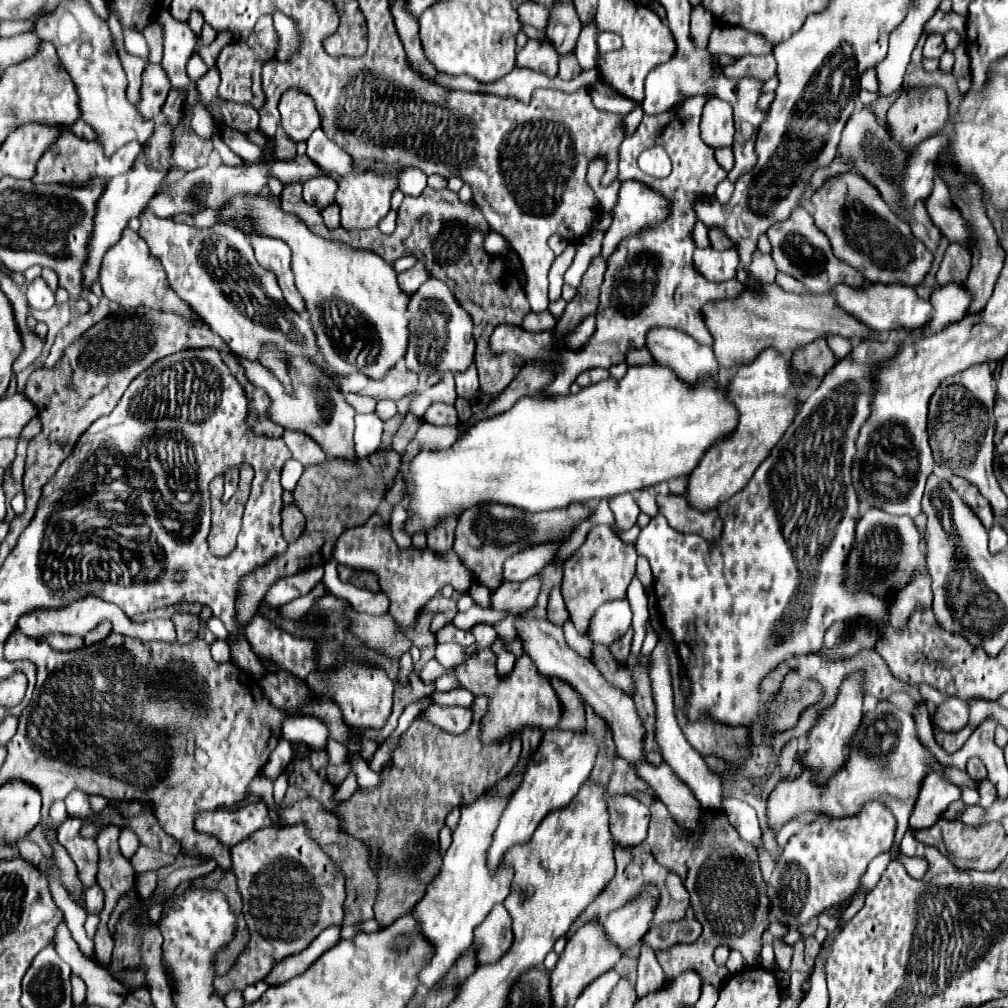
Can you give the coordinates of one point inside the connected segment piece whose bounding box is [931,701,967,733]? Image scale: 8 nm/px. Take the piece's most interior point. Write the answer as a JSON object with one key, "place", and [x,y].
{"place":[958,718]}

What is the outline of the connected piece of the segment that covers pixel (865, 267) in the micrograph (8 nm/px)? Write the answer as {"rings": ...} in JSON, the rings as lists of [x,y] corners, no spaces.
{"rings":[[[843,173],[829,179],[813,193],[815,225],[829,237],[833,255],[855,267],[871,283],[903,283],[909,287],[921,285],[931,269],[933,255],[913,237],[909,225],[891,211],[881,199],[875,185],[857,173]]]}

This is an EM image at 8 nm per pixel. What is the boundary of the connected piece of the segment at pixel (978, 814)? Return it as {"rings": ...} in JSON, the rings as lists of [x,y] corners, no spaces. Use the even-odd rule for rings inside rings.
{"rings":[[[968,805],[961,813],[959,821],[966,825],[976,825],[983,817],[985,810],[980,805]]]}

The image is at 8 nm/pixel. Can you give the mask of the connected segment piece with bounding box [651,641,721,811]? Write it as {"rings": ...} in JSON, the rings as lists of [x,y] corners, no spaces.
{"rings":[[[659,641],[653,651],[653,665],[651,665],[651,681],[653,681],[653,695],[655,695],[655,707],[657,707],[657,741],[663,751],[663,761],[671,765],[675,775],[689,785],[689,789],[695,793],[695,797],[701,801],[703,809],[717,809],[721,805],[721,781],[719,777],[707,767],[705,759],[687,743],[685,735],[681,733],[675,713],[673,713],[673,689],[671,689],[671,675],[669,675],[669,663],[667,663],[667,643]]]}

